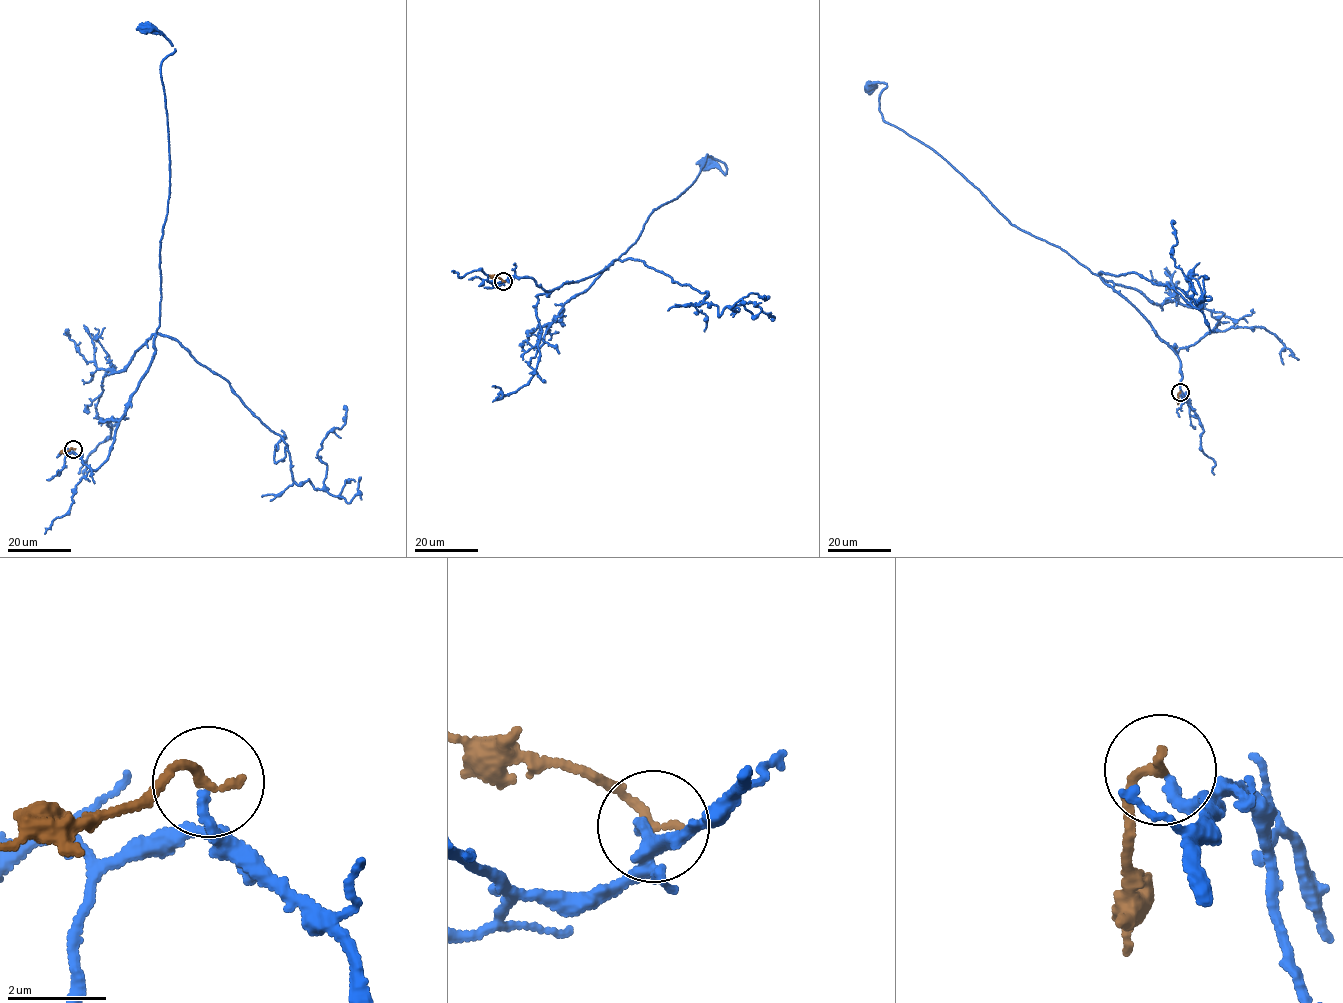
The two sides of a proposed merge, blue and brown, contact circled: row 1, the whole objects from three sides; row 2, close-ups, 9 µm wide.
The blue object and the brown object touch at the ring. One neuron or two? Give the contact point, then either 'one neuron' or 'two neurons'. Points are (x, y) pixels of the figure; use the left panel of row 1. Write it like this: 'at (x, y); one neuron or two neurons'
at (73, 449); one neuron

